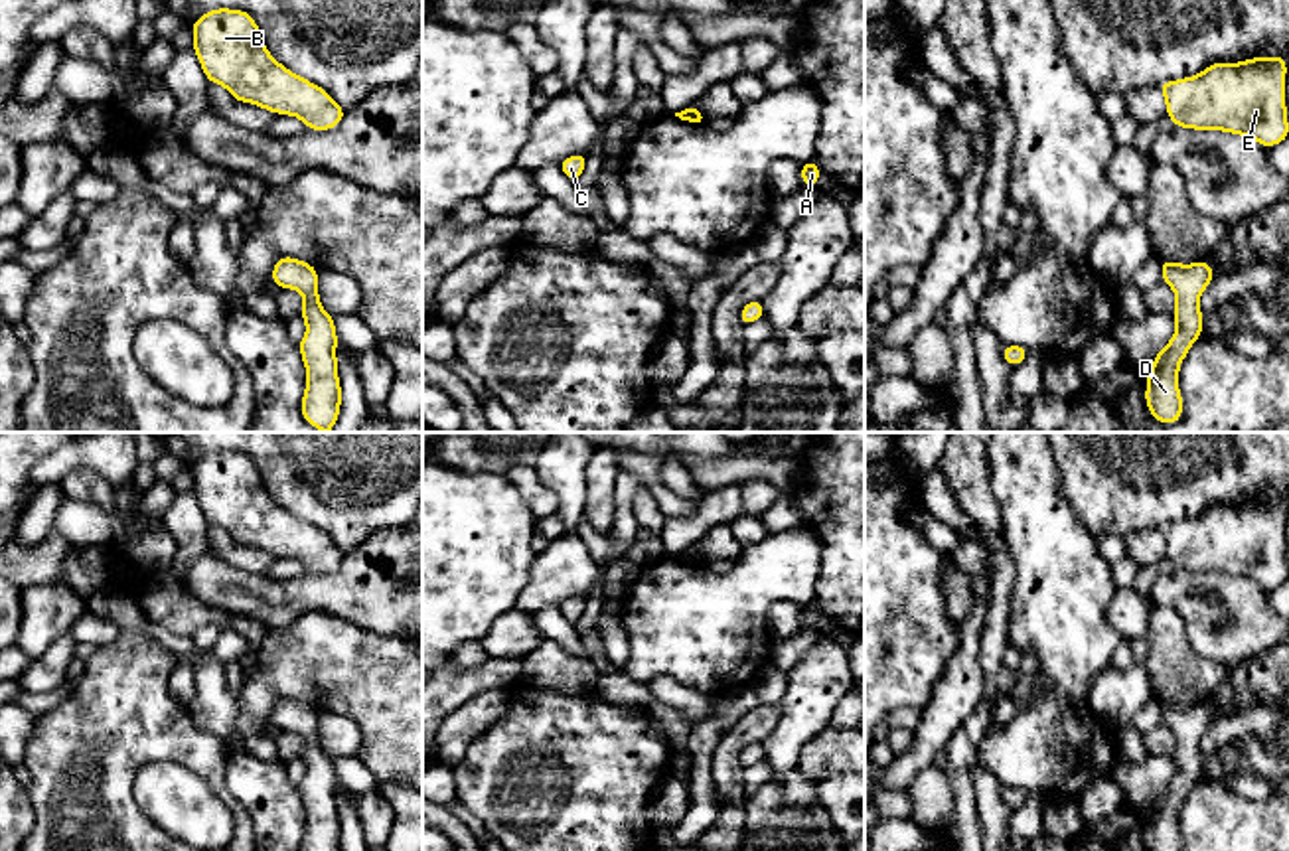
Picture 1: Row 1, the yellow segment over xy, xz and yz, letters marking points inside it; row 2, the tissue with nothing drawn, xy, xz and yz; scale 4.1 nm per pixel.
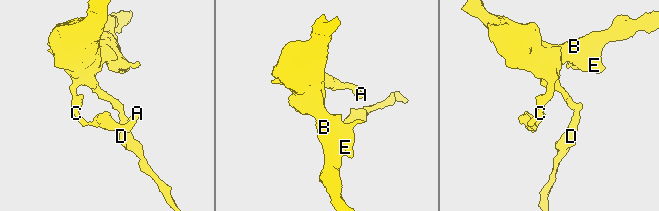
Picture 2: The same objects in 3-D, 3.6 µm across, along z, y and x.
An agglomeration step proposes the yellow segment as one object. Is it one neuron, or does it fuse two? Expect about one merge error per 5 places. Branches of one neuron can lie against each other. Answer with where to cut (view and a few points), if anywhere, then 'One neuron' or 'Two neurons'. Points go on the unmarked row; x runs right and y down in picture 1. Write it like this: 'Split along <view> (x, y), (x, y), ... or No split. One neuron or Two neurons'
No split. One neuron

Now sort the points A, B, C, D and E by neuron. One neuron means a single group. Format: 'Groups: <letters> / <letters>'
Groups: A B C D E

